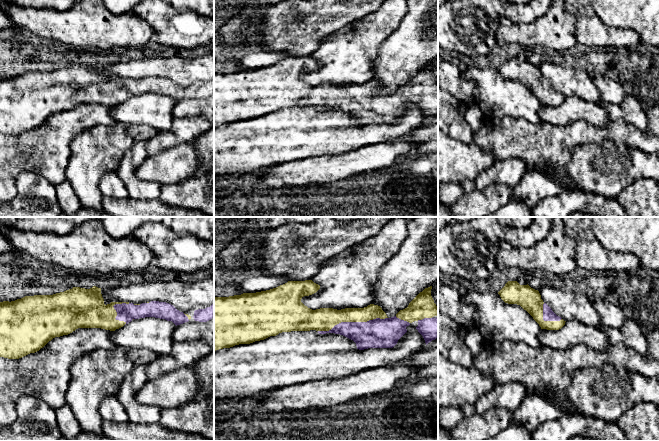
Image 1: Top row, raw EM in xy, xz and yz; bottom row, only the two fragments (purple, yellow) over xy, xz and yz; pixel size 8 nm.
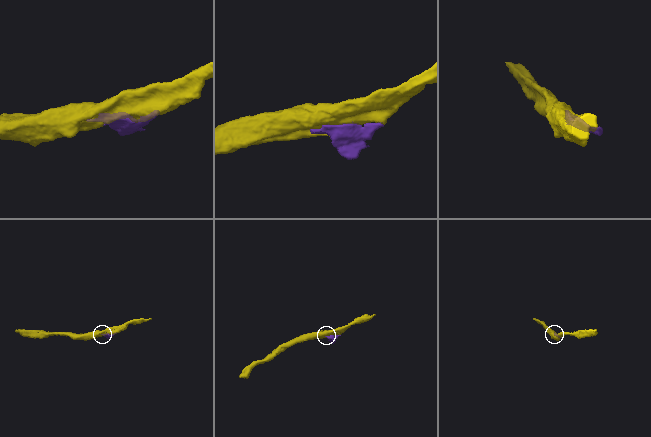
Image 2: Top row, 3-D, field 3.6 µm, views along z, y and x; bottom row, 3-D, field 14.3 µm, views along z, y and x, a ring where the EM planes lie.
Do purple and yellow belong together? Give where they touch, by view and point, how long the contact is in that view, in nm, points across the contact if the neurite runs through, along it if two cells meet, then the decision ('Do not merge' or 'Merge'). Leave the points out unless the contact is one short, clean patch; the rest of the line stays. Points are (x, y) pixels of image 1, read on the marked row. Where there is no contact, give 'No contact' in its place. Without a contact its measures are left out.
Touches purple at xz (352, 322). Shared border 550 nm. Merge

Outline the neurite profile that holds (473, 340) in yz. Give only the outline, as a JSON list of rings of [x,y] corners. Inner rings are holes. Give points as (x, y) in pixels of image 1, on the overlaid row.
[[[476,327],[468,329],[465,337],[465,344],[473,355],[476,355],[481,351],[484,345],[484,340]]]

